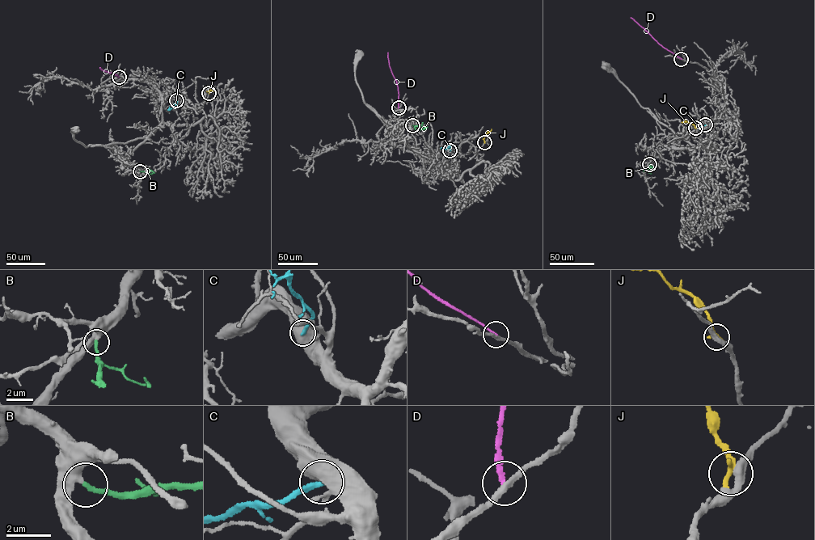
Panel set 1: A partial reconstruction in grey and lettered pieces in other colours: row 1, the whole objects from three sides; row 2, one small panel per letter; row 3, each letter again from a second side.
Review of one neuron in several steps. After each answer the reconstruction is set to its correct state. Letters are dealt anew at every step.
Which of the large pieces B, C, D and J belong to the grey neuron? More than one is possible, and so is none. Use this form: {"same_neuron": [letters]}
{"same_neuron": ["B", "J"]}

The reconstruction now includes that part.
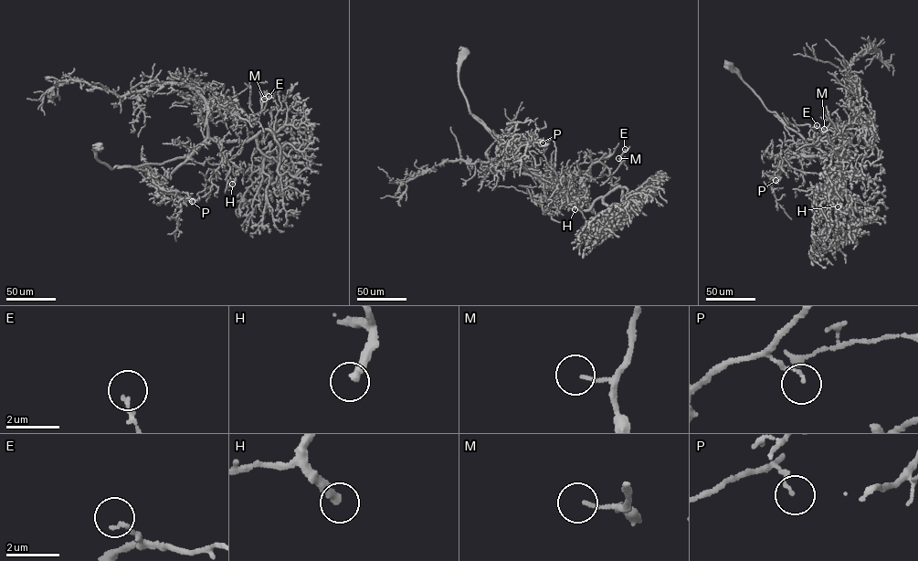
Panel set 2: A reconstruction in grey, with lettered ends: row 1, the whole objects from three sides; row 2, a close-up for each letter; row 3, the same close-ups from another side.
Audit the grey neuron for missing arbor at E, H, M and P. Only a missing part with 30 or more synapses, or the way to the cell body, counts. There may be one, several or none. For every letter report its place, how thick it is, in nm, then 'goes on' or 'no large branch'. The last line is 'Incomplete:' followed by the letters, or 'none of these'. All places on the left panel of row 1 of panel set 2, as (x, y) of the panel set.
E: place (269, 96); calibre 160 nm; no large branch
H: place (232, 184); calibre 320 nm; goes on
M: place (264, 99); calibre 120 nm; no large branch
P: place (192, 201); calibre 110 nm; no large branch
Incomplete: H

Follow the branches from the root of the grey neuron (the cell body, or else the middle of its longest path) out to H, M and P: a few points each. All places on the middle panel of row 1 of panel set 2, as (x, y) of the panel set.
H: (465, 53), (458, 84), (469, 112), (542, 183), (565, 193), (568, 203), (575, 209)
M: (465, 53), (458, 84), (469, 112), (542, 183), (554, 188), (598, 162), (612, 174), (618, 158)
P: (465, 53), (458, 84), (469, 112), (495, 134), (510, 153), (512, 153), (516, 142), (543, 142)

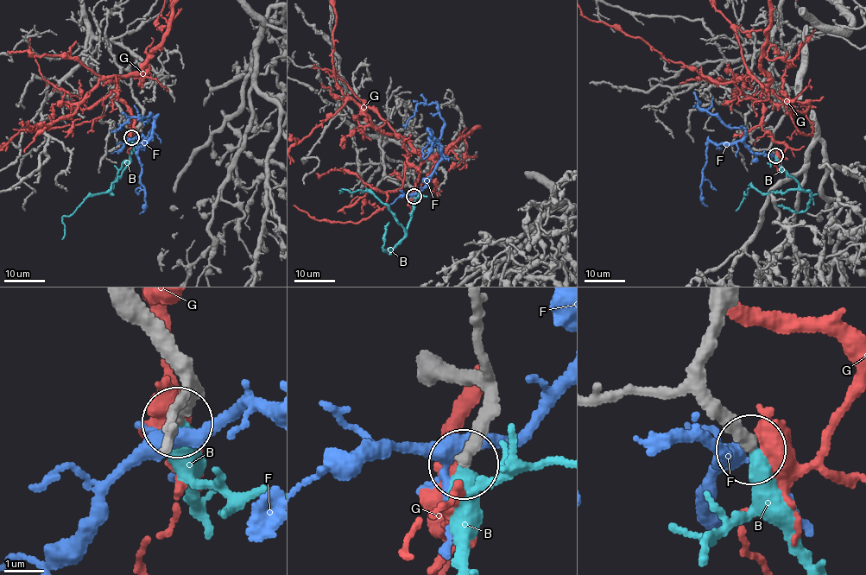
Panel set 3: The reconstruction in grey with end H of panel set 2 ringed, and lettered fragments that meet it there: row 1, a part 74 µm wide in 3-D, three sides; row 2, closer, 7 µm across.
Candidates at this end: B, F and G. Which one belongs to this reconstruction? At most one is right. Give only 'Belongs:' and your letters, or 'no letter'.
Belongs: B

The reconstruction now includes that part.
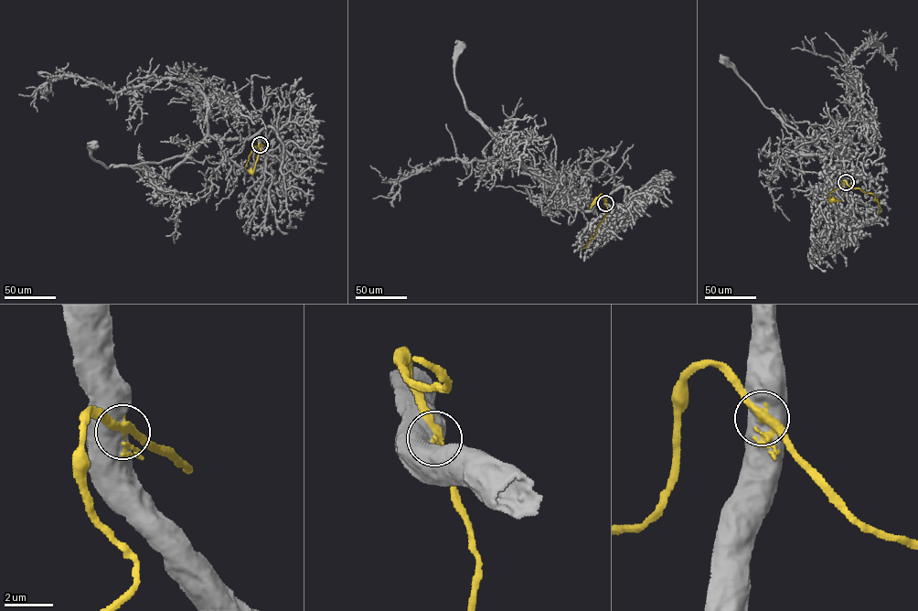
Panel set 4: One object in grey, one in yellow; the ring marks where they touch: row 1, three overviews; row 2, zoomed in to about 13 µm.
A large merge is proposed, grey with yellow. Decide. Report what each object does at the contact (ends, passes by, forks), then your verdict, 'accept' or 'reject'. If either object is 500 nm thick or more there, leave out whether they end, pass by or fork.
reject

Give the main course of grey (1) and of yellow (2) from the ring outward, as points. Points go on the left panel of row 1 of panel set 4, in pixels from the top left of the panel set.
1: (261, 144), (258, 134), (246, 139), (208, 136), (187, 154), (108, 168), (91, 156), (94, 144)
2: (260, 144), (253, 171), (250, 171)

